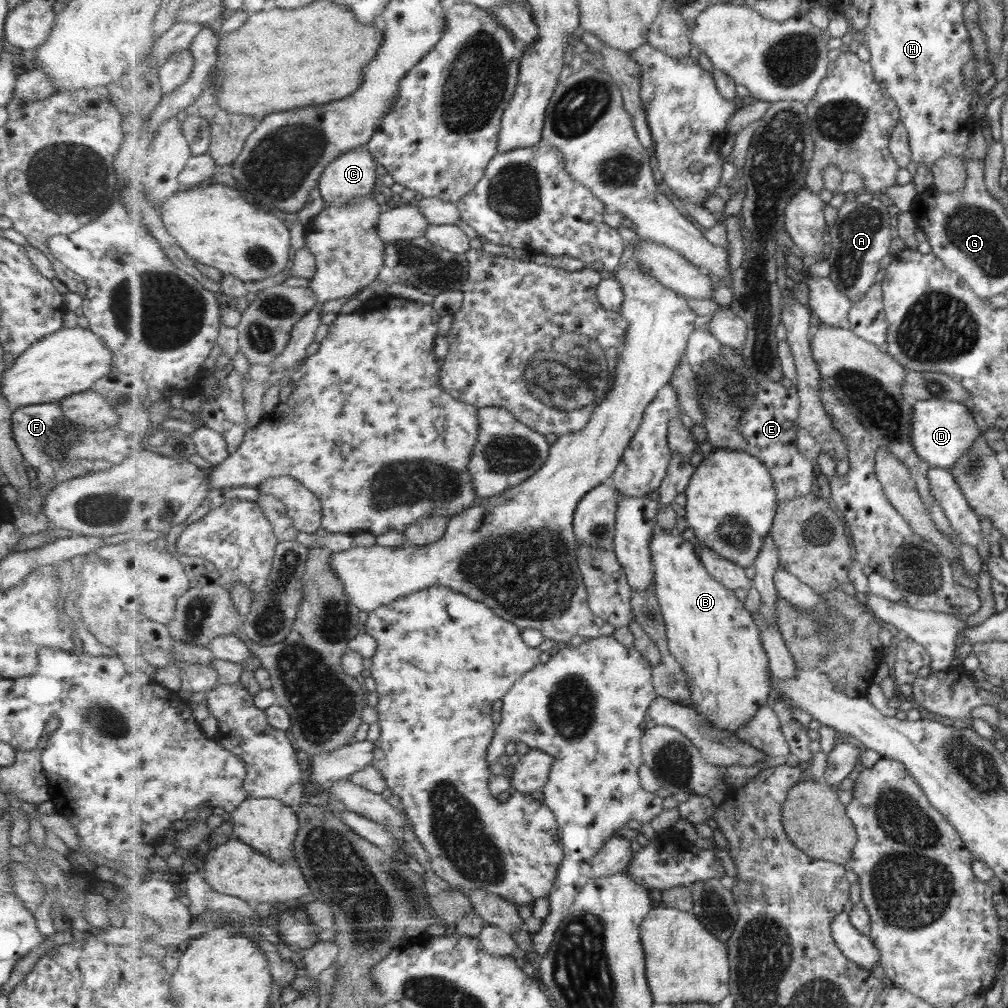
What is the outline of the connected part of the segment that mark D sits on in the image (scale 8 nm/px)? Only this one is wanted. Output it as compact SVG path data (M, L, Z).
M929 399L914 402L915 413L912 418L912 442L920 455L930 466L940 469L949 468L952 464L975 445L976 438L981 436L971 411L961 402L947 399Z

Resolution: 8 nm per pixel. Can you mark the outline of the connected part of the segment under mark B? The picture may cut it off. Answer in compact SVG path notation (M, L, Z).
M662 529L660 533L657 533L655 537L652 538L652 561L654 564L654 588L656 588L656 593L659 599L659 604L661 605L661 610L666 622L666 629L668 632L668 647L673 653L673 656L681 663L681 666L688 672L691 688L692 688L692 699L693 699L693 710L697 710L701 714L701 718L705 718L707 722L711 722L715 728L735 736L736 730L743 728L753 716L758 717L762 709L770 707L769 700L772 690L772 667L770 666L770 660L768 657L767 650L764 649L763 638L761 638L761 633L759 626L753 618L752 612L745 609L743 606L743 601L738 600L735 596L735 592L729 587L723 586L716 578L713 578L712 574L709 574L707 568L705 568L704 562L701 560L700 556L697 556L693 544L687 541L686 534L677 534L675 530L670 531L667 529Z

